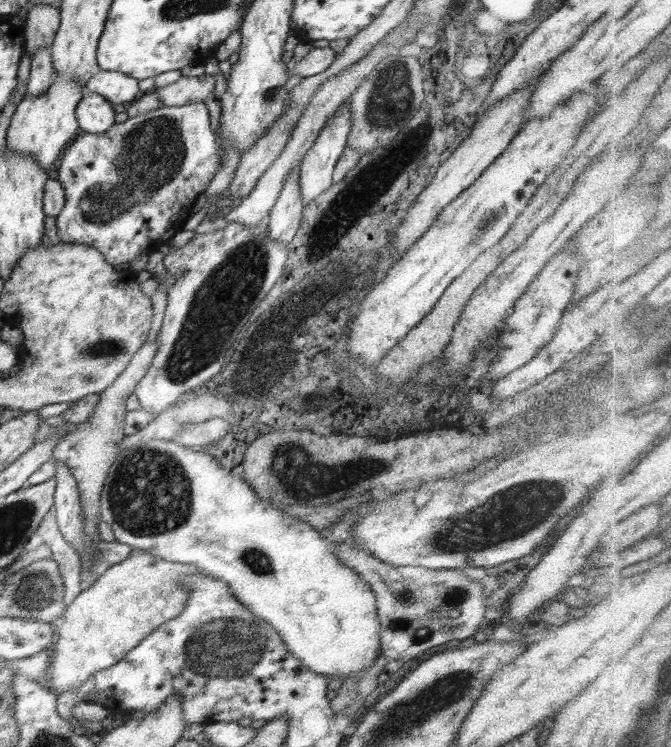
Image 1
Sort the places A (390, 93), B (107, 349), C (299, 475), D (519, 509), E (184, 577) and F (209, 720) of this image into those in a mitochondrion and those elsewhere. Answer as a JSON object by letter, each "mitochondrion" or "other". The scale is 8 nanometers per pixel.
{"A":"mitochondrion","B":"mitochondrion","C":"mitochondrion","D":"mitochondrion","E":"other","F":"other"}

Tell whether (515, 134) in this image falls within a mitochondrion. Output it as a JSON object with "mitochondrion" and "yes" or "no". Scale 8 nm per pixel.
{"mitochondrion":"no"}

